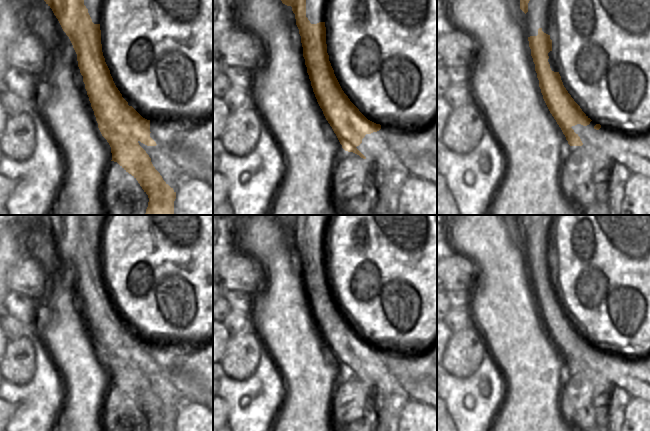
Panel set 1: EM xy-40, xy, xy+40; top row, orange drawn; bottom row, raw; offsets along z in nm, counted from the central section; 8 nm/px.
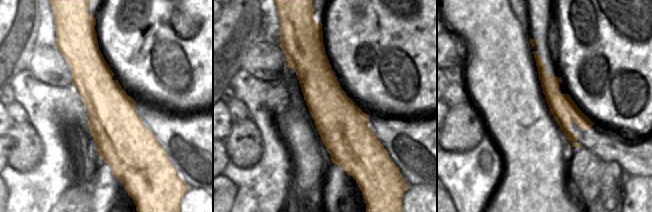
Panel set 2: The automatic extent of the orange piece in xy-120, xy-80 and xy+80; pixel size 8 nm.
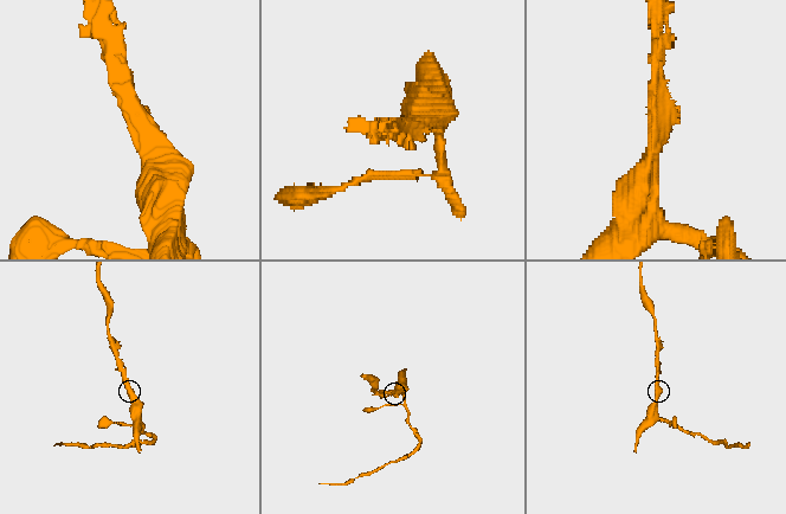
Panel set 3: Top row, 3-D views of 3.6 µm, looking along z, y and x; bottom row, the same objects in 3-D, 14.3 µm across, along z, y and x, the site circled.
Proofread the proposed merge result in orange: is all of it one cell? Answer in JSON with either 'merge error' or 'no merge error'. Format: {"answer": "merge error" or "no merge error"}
{"answer": "no merge error"}

